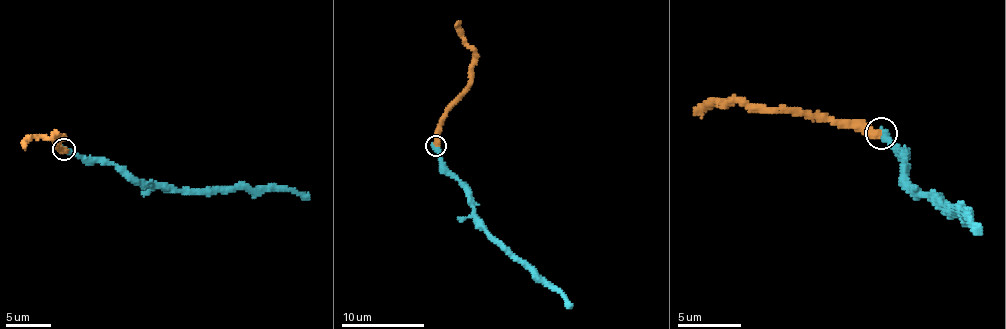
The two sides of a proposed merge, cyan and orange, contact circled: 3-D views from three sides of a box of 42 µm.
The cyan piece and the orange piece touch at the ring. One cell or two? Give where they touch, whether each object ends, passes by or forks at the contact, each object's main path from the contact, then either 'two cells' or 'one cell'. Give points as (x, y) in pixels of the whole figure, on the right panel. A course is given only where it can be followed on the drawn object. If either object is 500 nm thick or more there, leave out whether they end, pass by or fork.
(881, 133) | cyan via (880, 134), (902, 154), (911, 186), (934, 195), (940, 205), (968, 217), (975, 234) | orange via (880, 134), (844, 127), (820, 117), (777, 112), (737, 101), (705, 102), (694, 114) | two cells

